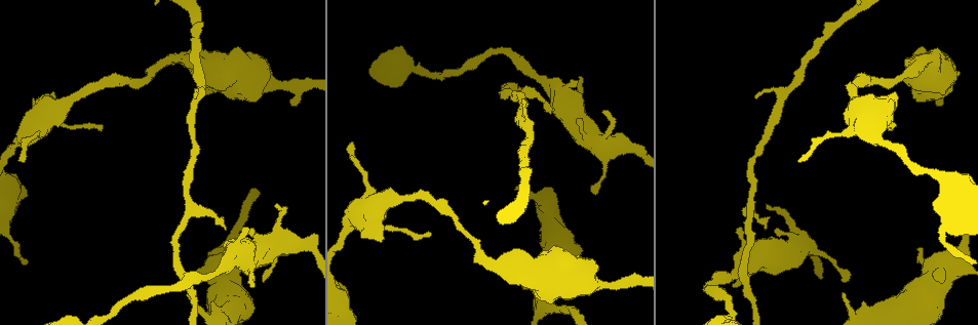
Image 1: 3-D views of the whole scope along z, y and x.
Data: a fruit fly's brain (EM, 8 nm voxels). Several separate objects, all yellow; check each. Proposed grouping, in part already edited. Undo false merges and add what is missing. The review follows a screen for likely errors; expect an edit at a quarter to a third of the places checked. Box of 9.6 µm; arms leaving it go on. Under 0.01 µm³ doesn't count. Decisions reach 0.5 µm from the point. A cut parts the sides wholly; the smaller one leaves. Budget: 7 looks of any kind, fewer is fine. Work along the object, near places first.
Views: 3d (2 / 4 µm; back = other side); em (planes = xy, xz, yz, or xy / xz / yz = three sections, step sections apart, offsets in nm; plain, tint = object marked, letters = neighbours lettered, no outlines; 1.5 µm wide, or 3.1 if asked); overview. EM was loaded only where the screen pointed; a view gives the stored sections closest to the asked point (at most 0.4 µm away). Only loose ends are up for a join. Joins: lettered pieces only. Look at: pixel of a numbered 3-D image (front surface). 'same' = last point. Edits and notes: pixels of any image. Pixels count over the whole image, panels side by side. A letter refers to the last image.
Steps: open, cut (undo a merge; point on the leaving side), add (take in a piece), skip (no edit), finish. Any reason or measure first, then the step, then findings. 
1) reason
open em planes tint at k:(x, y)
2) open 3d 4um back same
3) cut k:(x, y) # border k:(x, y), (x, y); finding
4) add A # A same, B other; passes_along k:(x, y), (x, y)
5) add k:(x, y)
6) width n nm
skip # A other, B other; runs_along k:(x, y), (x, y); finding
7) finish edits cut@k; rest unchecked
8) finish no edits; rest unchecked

thick end
open em yz step 4 letters at 1:(787, 234)

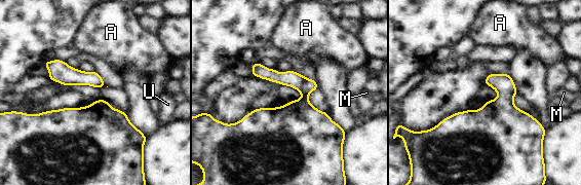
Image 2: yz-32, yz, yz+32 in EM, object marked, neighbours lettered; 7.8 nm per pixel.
open em planes letters same

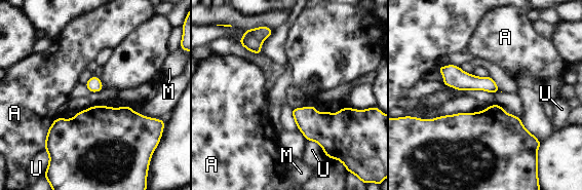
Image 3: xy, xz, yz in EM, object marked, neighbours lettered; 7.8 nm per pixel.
skip # A other, M other, U other; border 3:(57, 117), (50, 125), (45, 138); none of them fits

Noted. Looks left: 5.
free end
open 3d 2um at 1:(516, 188)

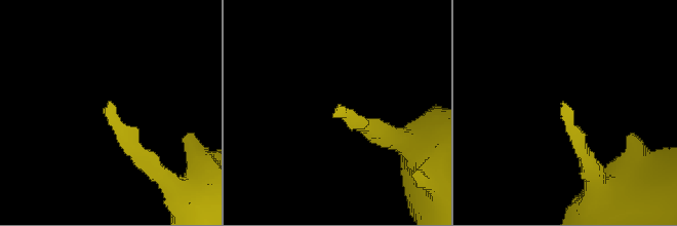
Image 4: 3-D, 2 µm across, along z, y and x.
shape alone is not enough
open em xy step 8 letters at 4:(564, 104)

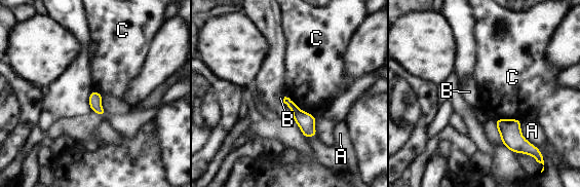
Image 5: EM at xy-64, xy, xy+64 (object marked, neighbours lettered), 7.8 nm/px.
open em planes letters same

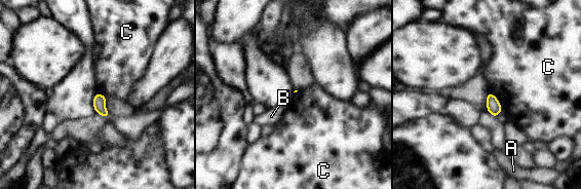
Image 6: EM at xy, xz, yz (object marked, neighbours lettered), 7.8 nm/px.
skip # A other, B other, C other; border 6:(488, 90), (495, 96), (502, 110); none of them fits

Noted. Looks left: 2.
finish no edits; rest unchecked

